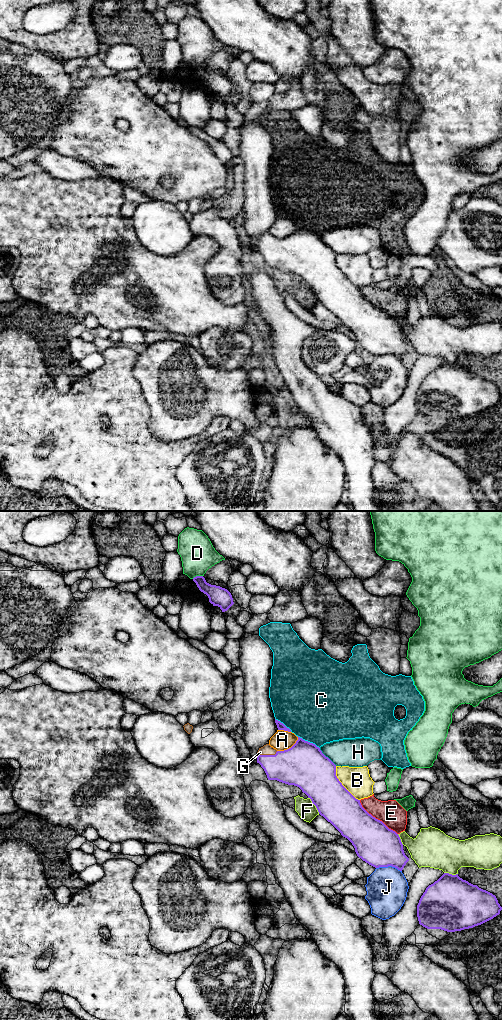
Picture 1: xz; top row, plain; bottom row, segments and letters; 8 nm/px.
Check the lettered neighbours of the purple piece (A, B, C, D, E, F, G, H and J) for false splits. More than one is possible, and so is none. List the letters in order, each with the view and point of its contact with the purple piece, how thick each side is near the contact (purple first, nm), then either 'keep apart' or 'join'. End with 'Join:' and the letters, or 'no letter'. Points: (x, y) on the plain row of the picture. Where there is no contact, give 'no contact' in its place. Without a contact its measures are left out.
A: xz (289, 236) | 360/160 nm | keep apart
B: xz (341, 272) | 340/220 nm | keep apart
C: xz (307, 229) | 360/500 nm | keep apart
D: xz (197, 64) | 160/280 nm | keep apart
E: xz (377, 307) | 320/200 nm | keep apart
F: xz (314, 292) | 340/150 nm | keep apart
G: xz (267, 243) | 300/80 nm | join
H: xz (327, 245) | 360/220 nm | keep apart
J: xz (389, 353) | 320/320 nm | keep apart
Join: G

